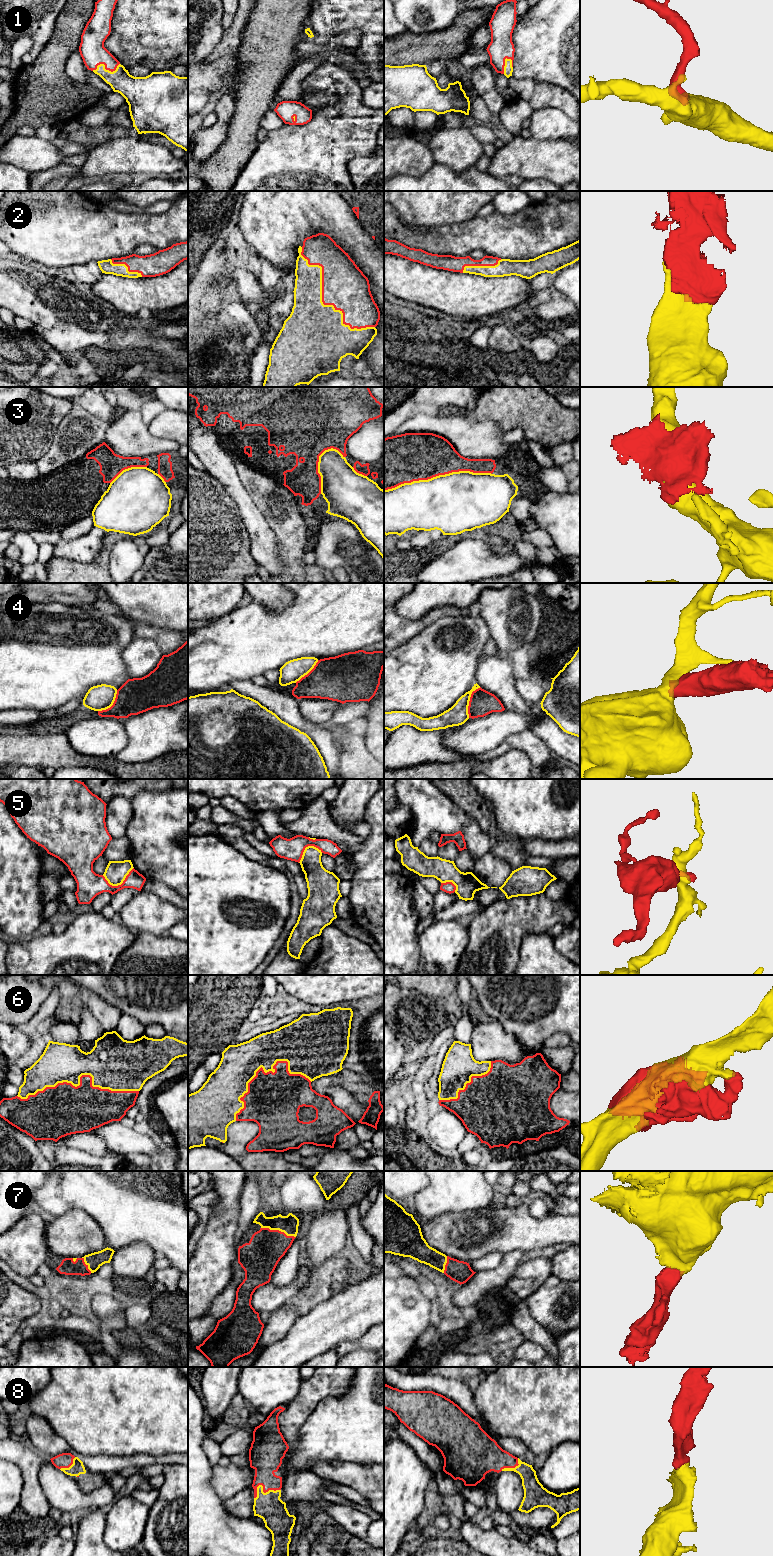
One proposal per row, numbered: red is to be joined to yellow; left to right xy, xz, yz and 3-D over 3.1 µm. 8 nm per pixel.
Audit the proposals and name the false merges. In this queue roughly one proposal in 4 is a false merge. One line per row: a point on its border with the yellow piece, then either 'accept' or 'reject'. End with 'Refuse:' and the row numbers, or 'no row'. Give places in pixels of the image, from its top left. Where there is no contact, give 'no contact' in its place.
1: meets yellow in xy at (104, 68); accept
2: meets yellow in xz at (321, 300); accept
3: meets yellow in yz at (437, 476); reject
4: meets yellow in yz at (469, 700); reject
5: meets yellow in xy at (119, 884); reject
6: meets yellow in xy at (79, 1079); accept
7: meets yellow in xz at (278, 1229); accept
8: meets yellow in xz at (262, 1489); accept
Refuse: 3, 4, 5

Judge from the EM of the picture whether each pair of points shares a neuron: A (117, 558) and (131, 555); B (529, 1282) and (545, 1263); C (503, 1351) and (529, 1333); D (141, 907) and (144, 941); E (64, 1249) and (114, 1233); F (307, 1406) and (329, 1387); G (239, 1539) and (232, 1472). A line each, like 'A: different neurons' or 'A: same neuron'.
A: same neuron
B: same neuron
C: different neurons
D: different neurons
E: different neurons
F: same neuron
G: different neurons

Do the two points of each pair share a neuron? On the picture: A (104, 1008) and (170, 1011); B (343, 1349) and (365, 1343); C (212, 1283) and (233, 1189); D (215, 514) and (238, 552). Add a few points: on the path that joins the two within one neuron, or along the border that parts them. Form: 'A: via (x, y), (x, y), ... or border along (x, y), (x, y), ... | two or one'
A: border along (98, 995), (122, 1013) | two
B: via (348, 1346), (360, 1343) | one
C: via (212, 1260), (226, 1212) | one
D: via (215, 523), (215, 529), (229, 543) | one

